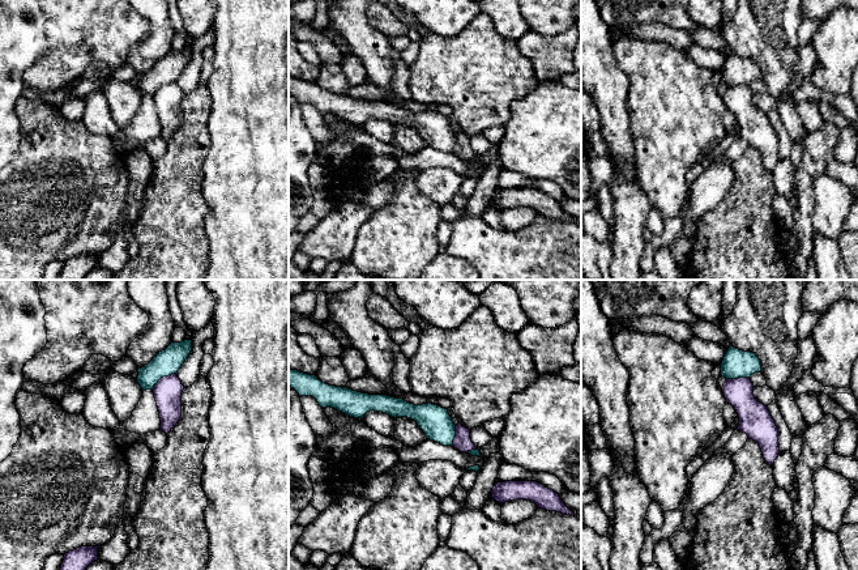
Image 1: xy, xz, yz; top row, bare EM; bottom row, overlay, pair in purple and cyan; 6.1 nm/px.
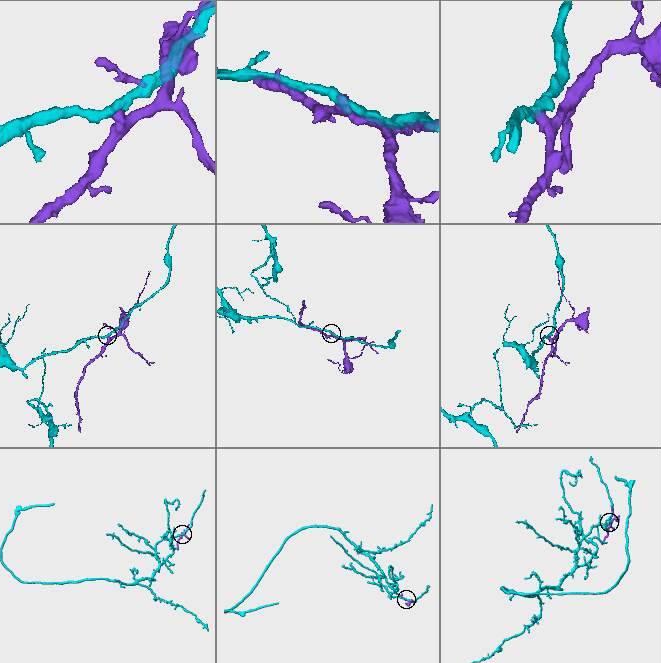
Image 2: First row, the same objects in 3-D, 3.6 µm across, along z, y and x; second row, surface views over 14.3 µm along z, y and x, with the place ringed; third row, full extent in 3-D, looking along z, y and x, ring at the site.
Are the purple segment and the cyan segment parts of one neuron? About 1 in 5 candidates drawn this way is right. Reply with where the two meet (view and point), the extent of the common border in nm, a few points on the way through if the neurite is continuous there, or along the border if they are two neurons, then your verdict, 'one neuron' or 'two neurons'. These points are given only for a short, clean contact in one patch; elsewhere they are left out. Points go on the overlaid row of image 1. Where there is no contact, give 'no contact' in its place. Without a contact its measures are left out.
meets purple in xy at (163, 377); contact 180 nm long; border along xy (175, 373), (162, 377), (152, 388); two neurons

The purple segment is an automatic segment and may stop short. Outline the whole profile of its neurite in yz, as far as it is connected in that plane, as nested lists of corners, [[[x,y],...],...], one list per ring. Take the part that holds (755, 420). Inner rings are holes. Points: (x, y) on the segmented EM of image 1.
[[[750,378],[726,379],[722,392],[726,403],[731,404],[738,413],[738,430],[757,442],[765,461],[773,465],[780,455],[778,429],[768,407],[755,399]]]

